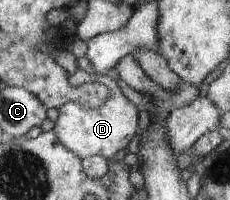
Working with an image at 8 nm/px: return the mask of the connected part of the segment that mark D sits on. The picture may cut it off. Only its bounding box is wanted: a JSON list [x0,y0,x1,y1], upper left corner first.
[53,70,144,161]

